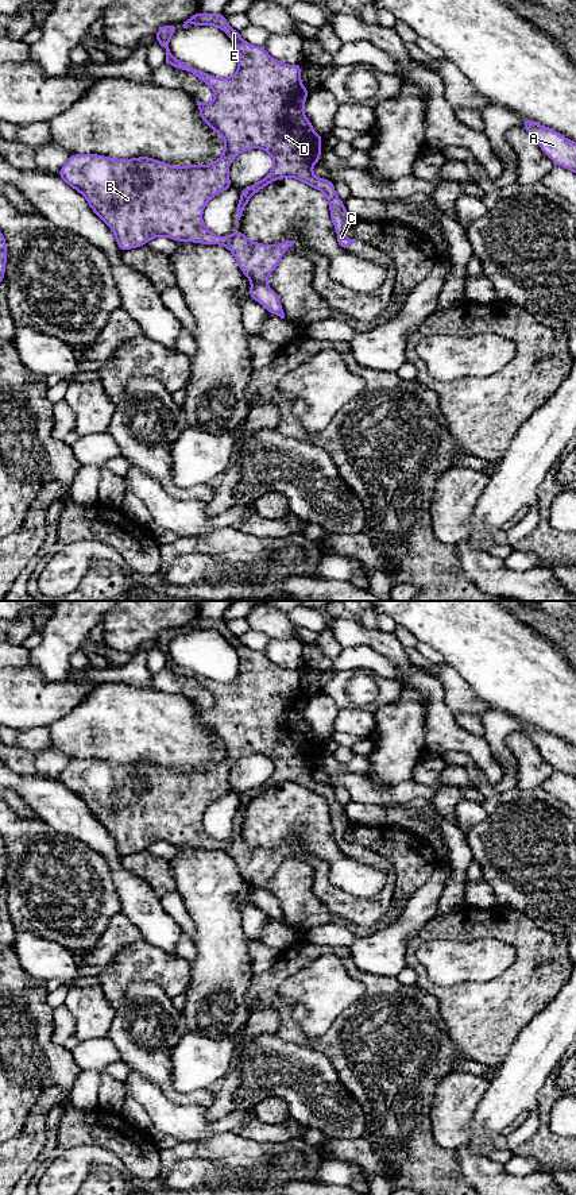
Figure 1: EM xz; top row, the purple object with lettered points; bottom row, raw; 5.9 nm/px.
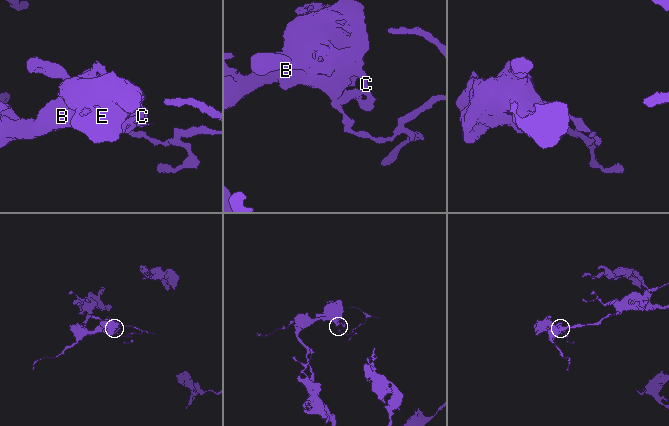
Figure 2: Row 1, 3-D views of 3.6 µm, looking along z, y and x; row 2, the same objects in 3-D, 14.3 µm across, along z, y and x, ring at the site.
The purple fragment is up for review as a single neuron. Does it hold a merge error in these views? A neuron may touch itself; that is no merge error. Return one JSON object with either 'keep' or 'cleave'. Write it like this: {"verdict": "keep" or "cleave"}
{"verdict": "cleave"}

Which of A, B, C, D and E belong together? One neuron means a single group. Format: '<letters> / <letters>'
A / B C D E

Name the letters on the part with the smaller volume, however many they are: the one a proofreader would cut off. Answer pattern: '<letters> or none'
A

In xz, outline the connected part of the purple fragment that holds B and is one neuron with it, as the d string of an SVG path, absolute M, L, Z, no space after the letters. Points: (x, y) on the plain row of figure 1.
M197 617L183 628L183 633L188 633L189 628L193 631L219 632L231 643L239 656L236 678L228 683L217 683L181 667L171 659L169 645L178 635L177 629L163 631L155 637L156 647L166 655L166 668L194 679L212 693L214 705L210 709L197 705L197 710L201 724L224 743L223 760L210 770L179 772L150 762L116 764L97 759L71 759L58 776L58 780L86 803L93 817L112 834L121 856L146 851L148 845L159 841L167 841L177 847L220 849L233 859L241 878L252 888L266 888L285 856L294 849L294 845L268 851L250 845L239 834L224 843L210 837L202 826L202 817L208 806L232 791L228 780L232 766L246 755L262 753L272 762L274 771L263 785L250 790L248 794L240 795L237 830L248 805L256 797L279 783L291 782L326 801L330 824L337 836L336 845L341 855L345 856L349 849L357 848L357 845L349 844L344 839L351 822L344 813L343 805L336 801L335 789L313 779L312 771L320 767L322 758L320 749L324 741L314 737L310 725L304 718L309 695L301 687L301 667L286 670L272 663L264 652L247 648L239 636L228 629L223 618Z

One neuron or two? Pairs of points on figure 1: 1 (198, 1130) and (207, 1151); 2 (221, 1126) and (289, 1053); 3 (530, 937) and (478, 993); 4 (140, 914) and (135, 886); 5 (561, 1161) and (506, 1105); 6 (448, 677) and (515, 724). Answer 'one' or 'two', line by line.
1: two
2: two
3: one
4: one
5: two
6: one

